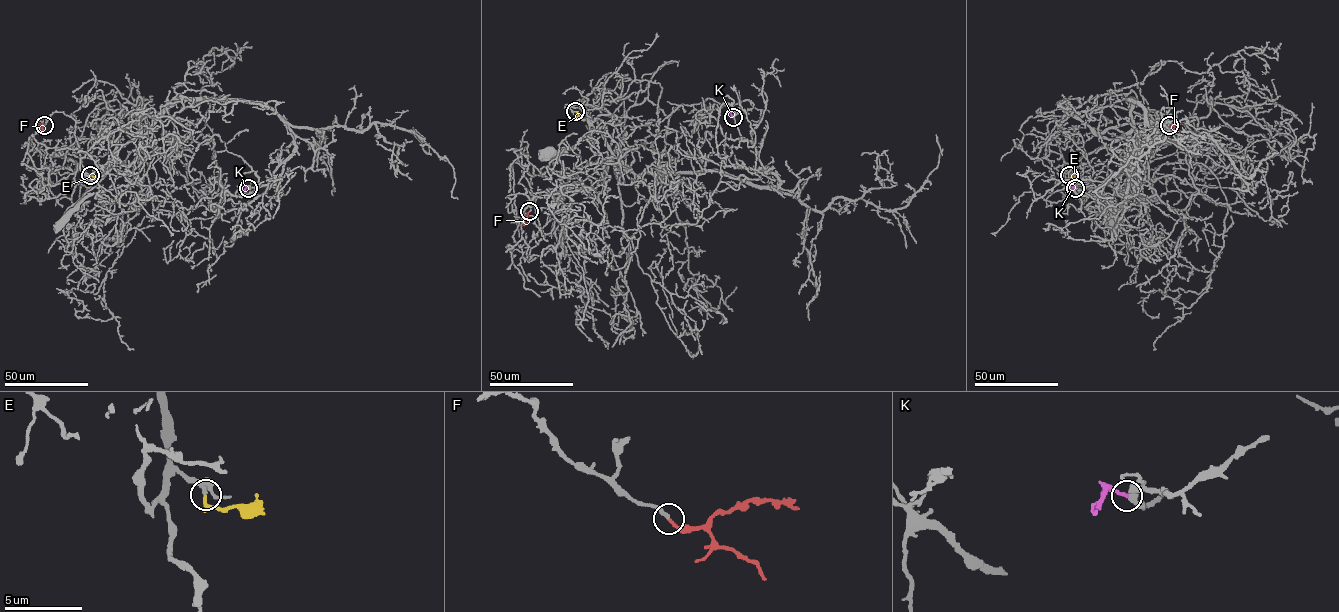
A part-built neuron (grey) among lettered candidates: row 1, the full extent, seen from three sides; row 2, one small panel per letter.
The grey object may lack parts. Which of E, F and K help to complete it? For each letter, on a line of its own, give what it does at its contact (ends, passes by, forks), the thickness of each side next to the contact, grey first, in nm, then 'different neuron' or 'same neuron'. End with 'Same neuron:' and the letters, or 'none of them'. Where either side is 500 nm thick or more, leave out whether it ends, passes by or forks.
E: it ends there; 220 nm thick on the grey side, 200 nm on the other; different neuron
F: it ends there; 280 nm thick on the grey side, 190 nm on the other; same neuron
K: it ends there; 380 nm thick on the grey side, 180 nm on the other; same neuron
Same neuron: F, K

